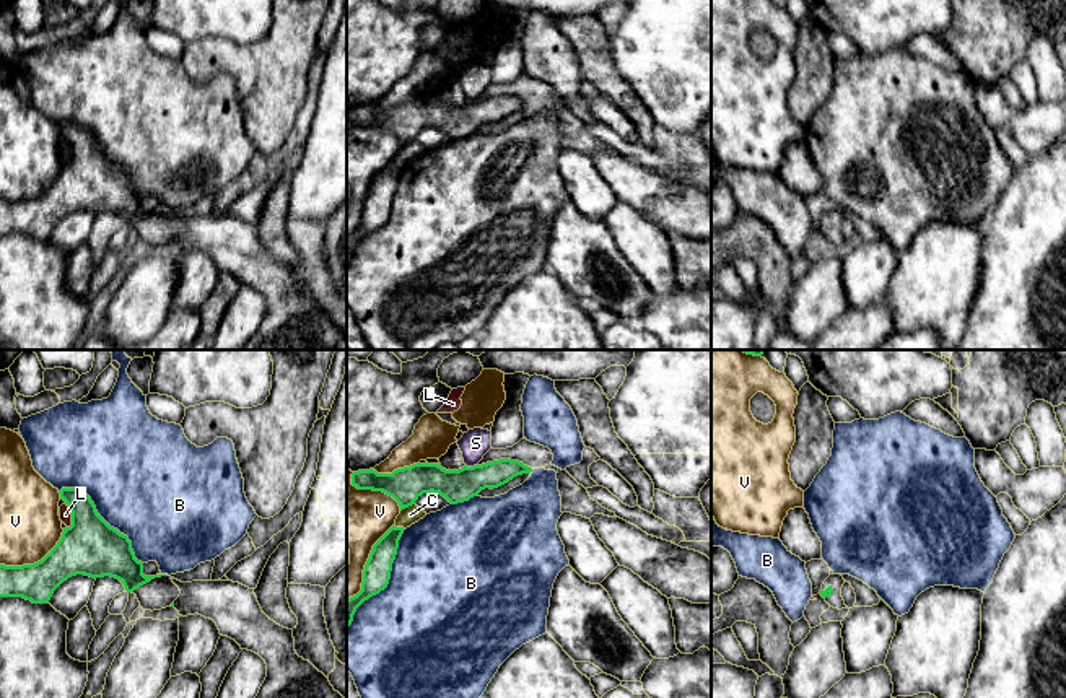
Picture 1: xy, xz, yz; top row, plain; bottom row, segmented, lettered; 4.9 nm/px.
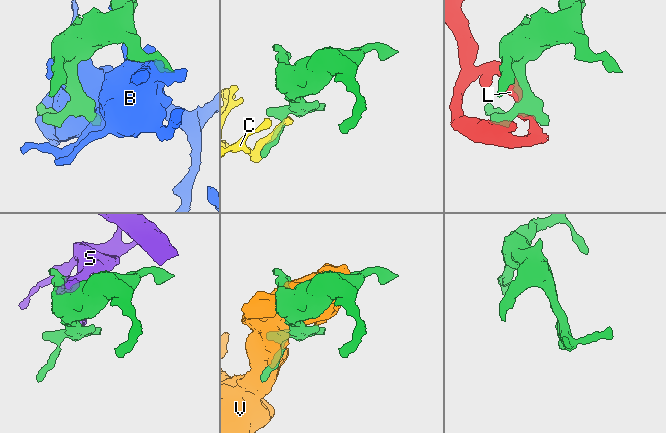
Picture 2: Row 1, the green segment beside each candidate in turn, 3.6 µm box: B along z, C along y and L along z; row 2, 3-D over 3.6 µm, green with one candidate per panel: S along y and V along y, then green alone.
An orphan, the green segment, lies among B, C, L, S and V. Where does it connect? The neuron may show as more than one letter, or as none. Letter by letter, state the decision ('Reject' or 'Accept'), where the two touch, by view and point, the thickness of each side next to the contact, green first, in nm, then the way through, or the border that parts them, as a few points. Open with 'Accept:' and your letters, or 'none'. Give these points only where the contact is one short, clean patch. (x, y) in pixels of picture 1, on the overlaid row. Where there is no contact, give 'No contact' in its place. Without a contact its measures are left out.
Accept: none
B: Reject. Touches green at xz (388, 583). Thickness 140 nm (green) against 500 nm
C: Reject. Touches green at xz (407, 506). Thickness 170 nm (green) against 90 nm
L: Reject. Touches green at xy (72, 518). Thickness 280 nm (green) against 60 nm
S: Reject. Touches green at xz (471, 467). Thickness 160 nm (green) against 150 nm
V: Reject. Touches green at xy (34, 563). Thickness 240 nm (green) against 300 nm

